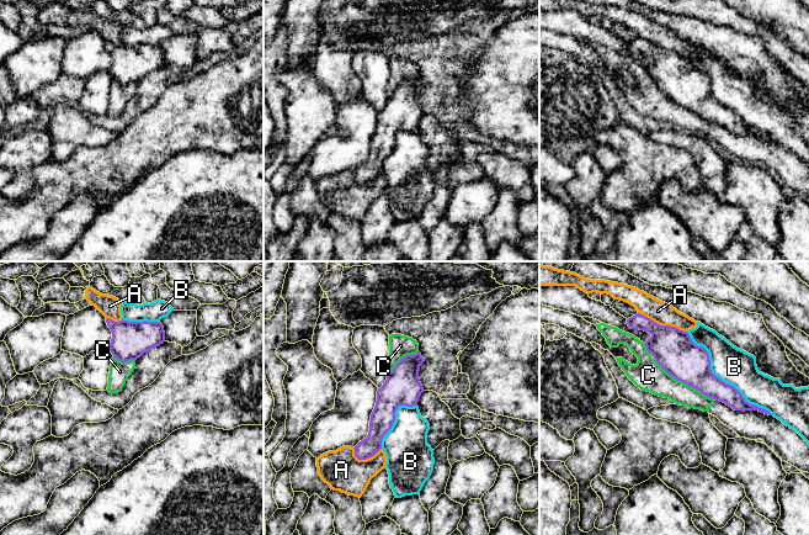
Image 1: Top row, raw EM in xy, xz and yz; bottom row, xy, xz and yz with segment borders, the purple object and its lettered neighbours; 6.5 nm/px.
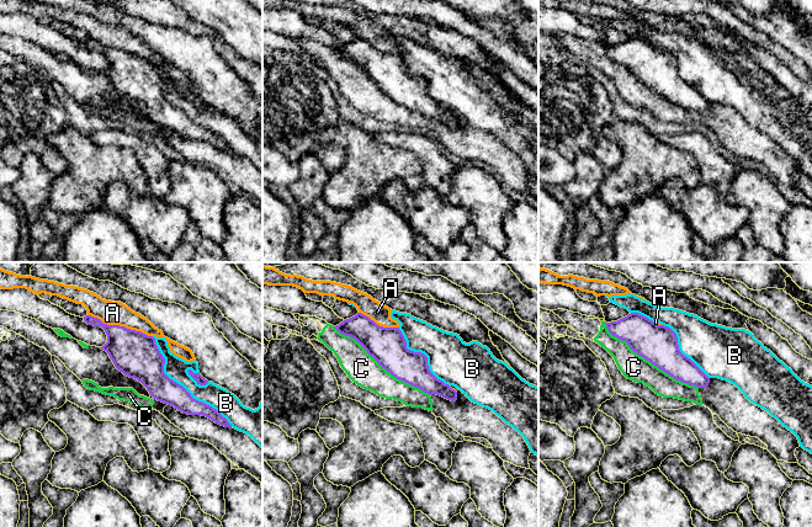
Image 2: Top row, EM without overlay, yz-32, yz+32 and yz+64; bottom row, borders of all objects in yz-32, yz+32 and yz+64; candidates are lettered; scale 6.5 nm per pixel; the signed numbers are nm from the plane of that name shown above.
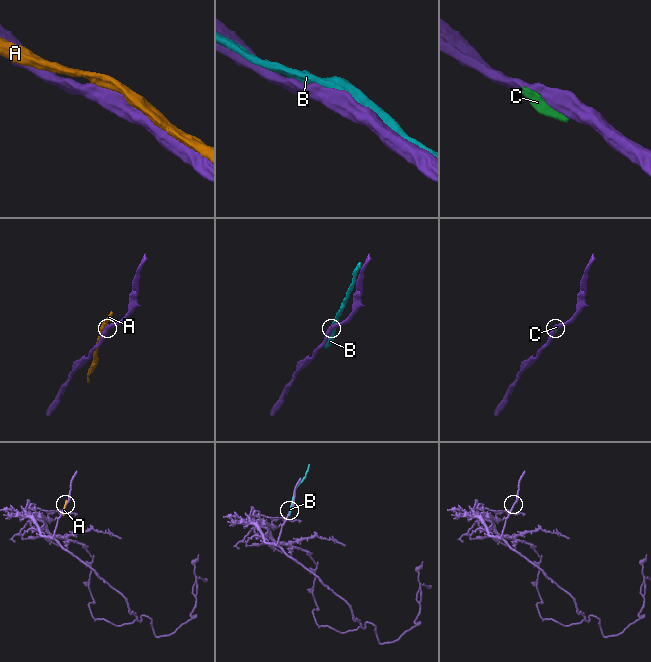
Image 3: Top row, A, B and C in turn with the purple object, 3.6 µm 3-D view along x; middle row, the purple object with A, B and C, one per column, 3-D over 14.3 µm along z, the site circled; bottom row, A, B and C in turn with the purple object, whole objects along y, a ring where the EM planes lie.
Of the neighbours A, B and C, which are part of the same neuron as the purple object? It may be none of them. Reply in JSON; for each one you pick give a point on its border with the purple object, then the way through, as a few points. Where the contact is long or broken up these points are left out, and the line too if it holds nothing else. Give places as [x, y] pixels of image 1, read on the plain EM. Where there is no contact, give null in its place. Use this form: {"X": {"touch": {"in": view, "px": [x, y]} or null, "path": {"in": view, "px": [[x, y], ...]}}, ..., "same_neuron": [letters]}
{"same_neuron": []}

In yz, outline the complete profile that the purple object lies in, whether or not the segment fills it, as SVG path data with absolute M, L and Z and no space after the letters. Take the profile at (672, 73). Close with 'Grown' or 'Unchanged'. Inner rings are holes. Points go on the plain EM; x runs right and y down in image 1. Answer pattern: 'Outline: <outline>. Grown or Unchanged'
Outline: M640 37L628 42L627 48L630 53L644 54L651 59L644 67L646 74L677 105L735 134L759 134L772 139L768 134L746 126L734 110L717 101L710 94L708 75L696 69L687 55L660 49Z. Unchanged

